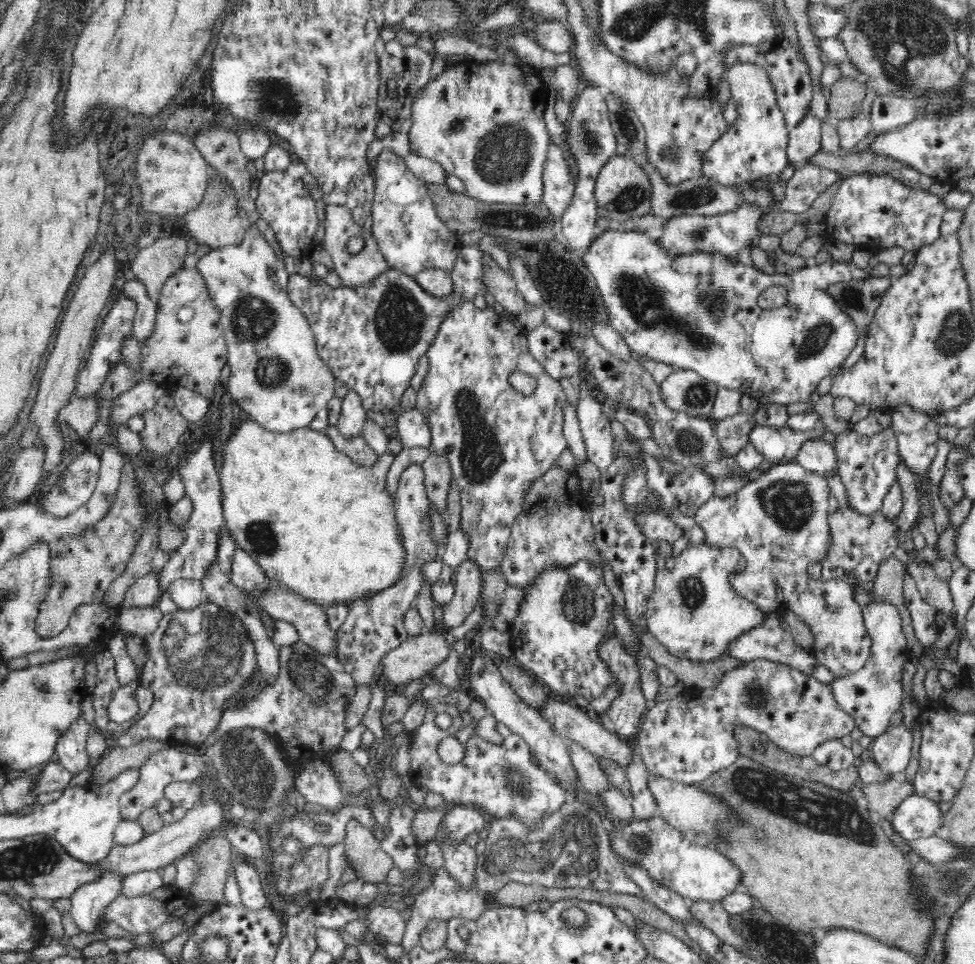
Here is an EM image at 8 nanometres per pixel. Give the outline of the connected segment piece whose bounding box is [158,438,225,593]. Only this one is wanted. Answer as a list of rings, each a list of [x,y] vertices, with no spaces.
[[[204,440],[192,452],[180,456],[178,472],[185,484],[185,495],[191,499],[194,511],[190,514],[188,522],[184,525],[186,538],[184,544],[174,552],[158,575],[160,593],[166,592],[168,586],[178,579],[198,579],[207,573],[209,566],[216,563],[217,540],[219,532],[225,526],[223,517],[223,502],[221,502],[220,477],[216,471],[214,460],[214,440]]]

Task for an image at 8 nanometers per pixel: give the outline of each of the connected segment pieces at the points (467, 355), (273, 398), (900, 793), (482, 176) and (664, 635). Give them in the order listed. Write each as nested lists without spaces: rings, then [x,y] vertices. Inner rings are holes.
[[[464,301],[454,306],[454,308],[442,318],[437,328],[437,333],[433,338],[433,342],[428,348],[424,357],[429,361],[429,372],[424,382],[422,382],[422,388],[417,392],[415,408],[426,417],[428,425],[430,425],[431,441],[427,449],[430,454],[443,454],[443,456],[445,456],[451,468],[452,482],[455,482],[456,486],[460,488],[460,501],[462,501],[460,524],[462,524],[462,532],[466,532],[466,534],[470,536],[470,540],[472,540],[470,546],[468,546],[466,556],[468,556],[470,560],[473,560],[479,570],[481,570],[481,574],[486,576],[486,574],[490,574],[490,572],[494,572],[494,570],[501,570],[502,560],[504,560],[504,554],[506,554],[509,543],[511,528],[515,518],[522,509],[524,494],[526,494],[527,490],[530,490],[530,482],[533,482],[534,478],[538,478],[540,475],[544,474],[546,470],[554,464],[554,460],[558,458],[559,454],[567,448],[566,438],[563,434],[563,408],[566,407],[566,403],[568,402],[567,397],[563,392],[563,384],[551,378],[549,372],[547,372],[545,368],[541,366],[541,363],[534,358],[534,355],[529,352],[525,330],[519,330],[516,325],[514,325],[514,322],[509,320],[506,312],[498,314],[490,306],[485,309],[478,309],[472,301]],[[514,372],[522,372],[535,378],[536,390],[526,396],[526,394],[522,394],[522,392],[519,392],[516,388],[512,388],[512,384],[510,384],[510,380],[508,379],[510,378],[510,374],[514,374]]]
[[[252,225],[251,227],[246,227],[246,232],[240,245],[229,245],[215,252],[206,253],[199,259],[196,267],[197,272],[203,277],[203,280],[205,280],[209,295],[218,311],[220,317],[219,321],[225,334],[227,364],[230,366],[231,371],[230,381],[227,382],[227,397],[232,397],[232,400],[238,403],[240,409],[248,414],[250,420],[254,420],[259,426],[262,426],[262,428],[268,431],[273,431],[274,433],[290,433],[292,430],[310,426],[315,420],[319,410],[327,408],[328,402],[330,402],[332,398],[335,398],[335,379],[330,369],[328,369],[328,367],[324,365],[322,359],[318,357],[318,352],[315,348],[315,336],[312,330],[310,330],[309,322],[301,311],[295,308],[295,306],[291,304],[289,298],[287,298],[286,287],[289,274],[284,267],[284,261],[276,257],[276,252],[274,252],[272,246],[266,241],[264,234],[262,234],[256,225]]]
[[[892,780],[886,786],[882,784],[866,784],[861,786],[863,794],[868,800],[868,808],[872,812],[876,812],[882,818],[892,816],[892,812],[900,806],[901,802],[914,793],[912,782],[902,782]]]
[[[498,46],[495,48],[496,54],[498,54],[498,60],[492,62],[482,62],[478,64],[478,61],[472,61],[472,64],[468,64],[468,80],[458,80],[458,62],[456,62],[456,68],[454,63],[446,68],[444,74],[438,75],[435,80],[428,81],[417,92],[417,97],[411,104],[411,127],[407,132],[410,150],[412,154],[421,156],[422,158],[429,158],[434,162],[440,164],[446,173],[450,173],[456,178],[462,180],[465,192],[469,197],[472,197],[478,201],[488,203],[498,203],[501,205],[521,205],[522,203],[539,203],[543,200],[543,168],[545,164],[545,154],[547,153],[549,144],[552,142],[551,136],[547,133],[545,122],[543,121],[545,108],[547,107],[548,99],[541,97],[545,92],[546,84],[538,75],[538,70],[528,63],[524,63],[521,60],[514,59],[516,56],[512,50],[509,50],[506,46]],[[514,68],[520,70],[520,78],[512,78],[514,76]]]
[[[689,543],[688,546],[680,552],[678,557],[675,558],[674,568],[671,570],[657,570],[655,585],[653,586],[651,593],[647,596],[647,610],[646,610],[646,621],[647,630],[652,637],[656,638],[661,644],[667,648],[667,652],[674,657],[681,658],[681,660],[691,661],[691,662],[709,662],[718,661],[720,658],[729,657],[726,656],[726,648],[733,644],[740,636],[743,636],[747,630],[752,630],[756,626],[762,626],[764,620],[766,620],[766,611],[758,608],[756,604],[750,602],[750,599],[744,600],[742,595],[739,595],[737,591],[733,589],[730,585],[730,574],[742,573],[742,570],[746,568],[746,559],[744,555],[740,553],[740,550],[734,547],[719,547],[710,545],[710,543]]]

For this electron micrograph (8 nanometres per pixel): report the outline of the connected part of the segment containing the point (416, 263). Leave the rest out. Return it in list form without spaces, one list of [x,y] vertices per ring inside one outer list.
[[[383,150],[378,154],[373,177],[375,197],[373,198],[371,232],[378,243],[379,251],[385,256],[389,266],[412,277],[426,269],[444,270],[450,273],[451,280],[460,245],[456,235],[439,220],[437,211],[434,210],[433,200],[427,191],[427,183],[409,170],[404,157],[388,150]]]

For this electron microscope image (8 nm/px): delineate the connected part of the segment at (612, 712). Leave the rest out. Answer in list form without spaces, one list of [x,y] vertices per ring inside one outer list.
[[[616,639],[608,640],[602,646],[598,646],[598,653],[608,665],[608,669],[614,673],[614,677],[616,677],[614,683],[621,683],[621,689],[619,695],[610,704],[610,707],[596,719],[606,730],[616,733],[618,736],[628,736],[630,738],[630,736],[636,734],[636,730],[639,730],[640,722],[642,722],[643,716],[647,712],[645,703],[647,700],[644,699],[640,688],[640,673],[638,673],[636,659],[626,651],[623,642]]]

